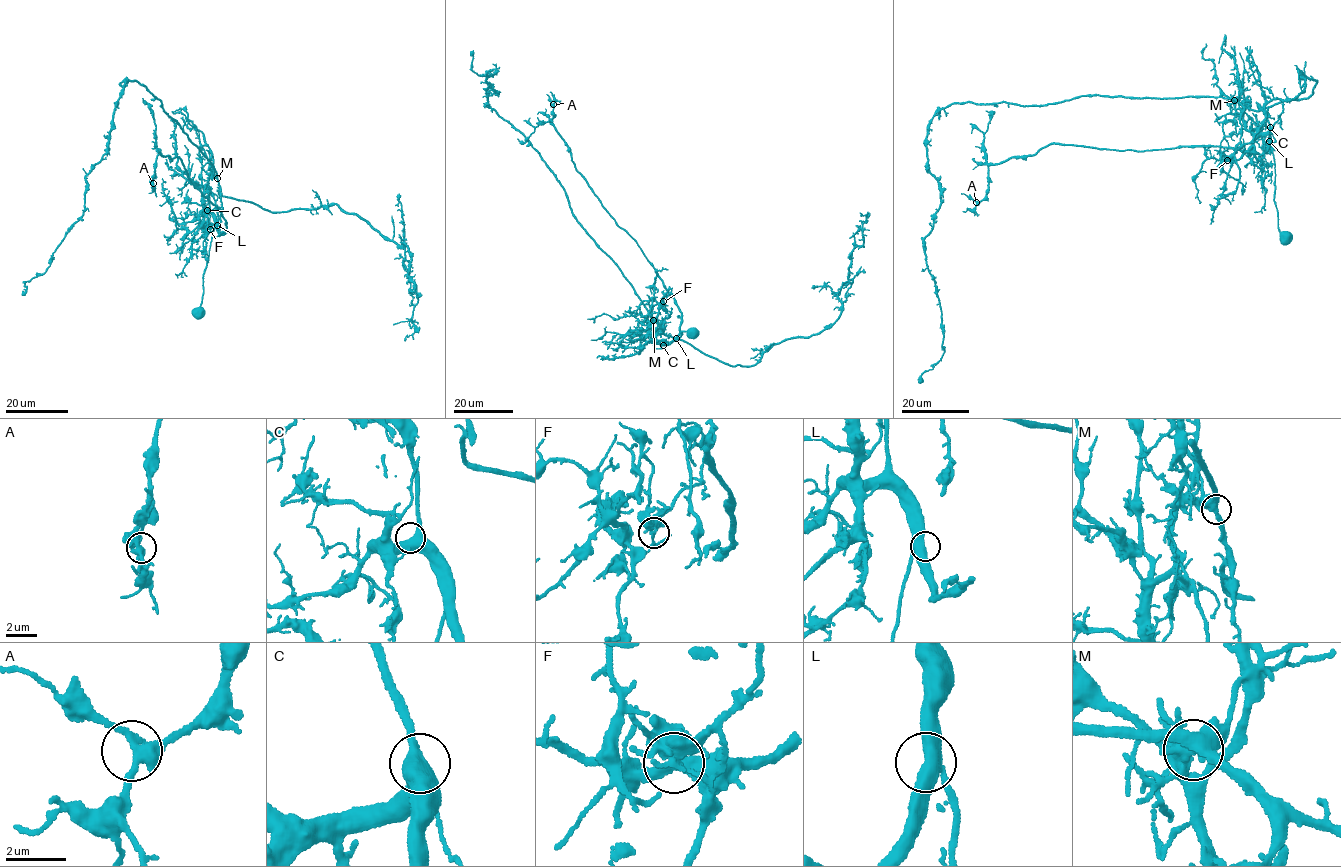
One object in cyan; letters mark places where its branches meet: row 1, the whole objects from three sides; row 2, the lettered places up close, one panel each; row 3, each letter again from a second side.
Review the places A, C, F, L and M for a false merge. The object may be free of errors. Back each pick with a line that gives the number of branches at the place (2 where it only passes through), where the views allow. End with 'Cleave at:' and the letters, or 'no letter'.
F: branches 3
Cleave at: F

